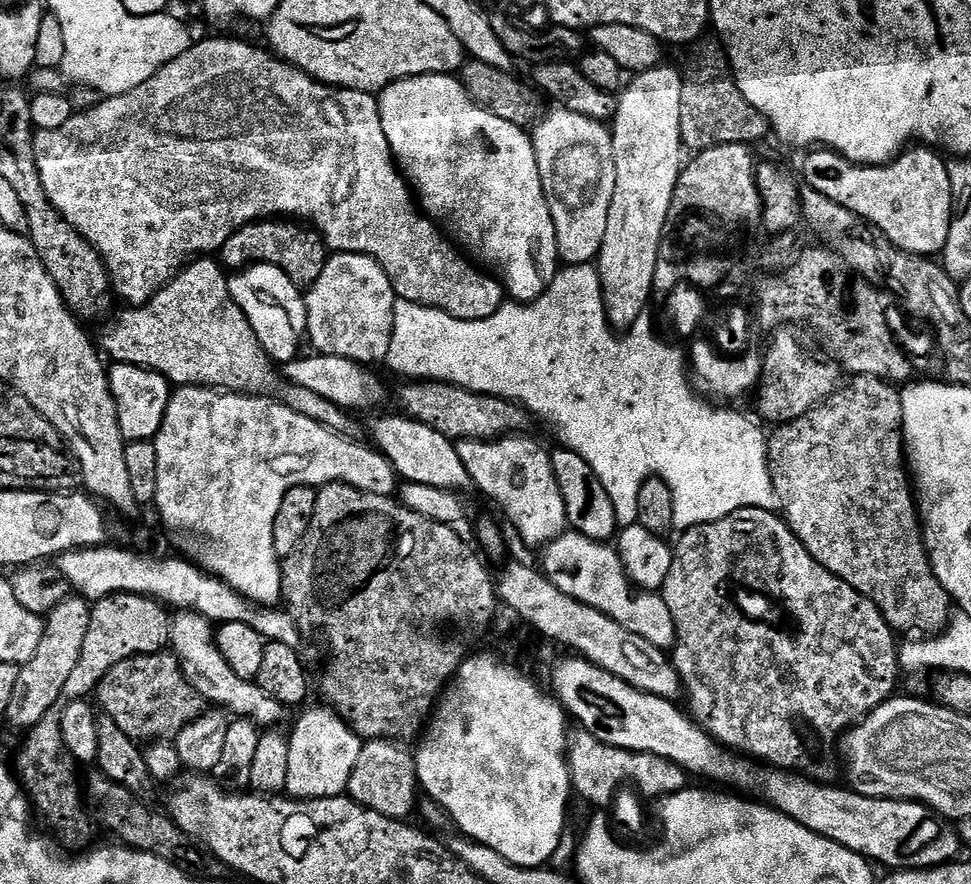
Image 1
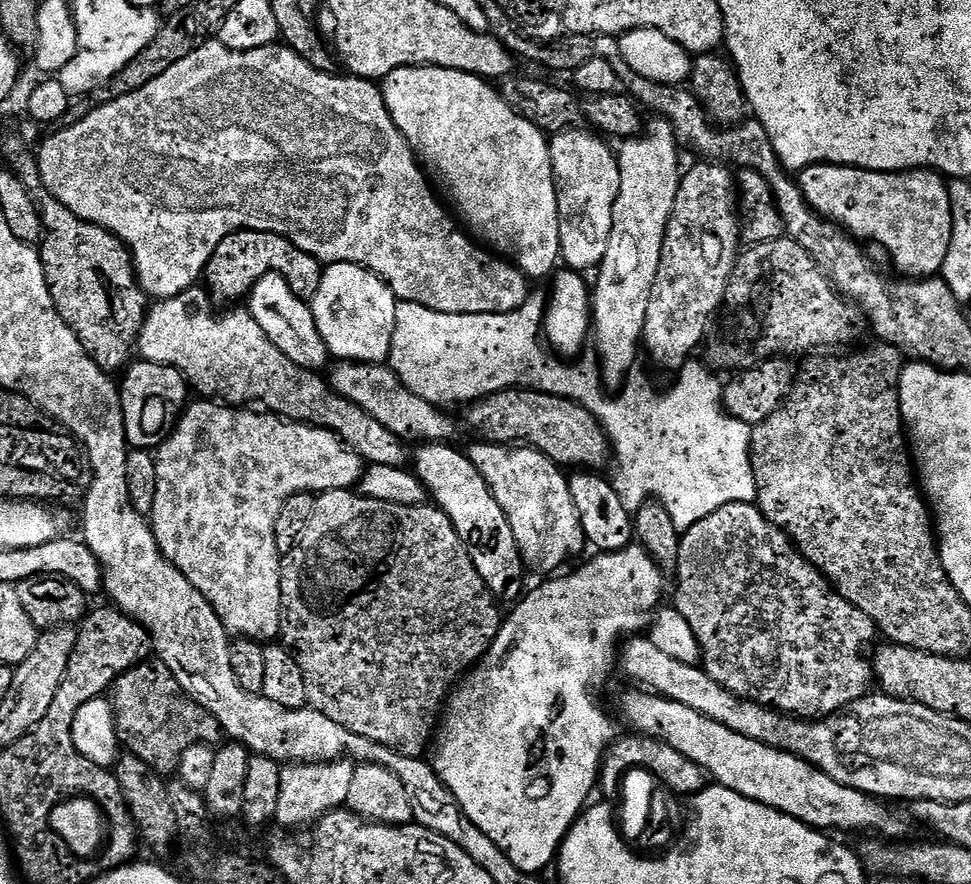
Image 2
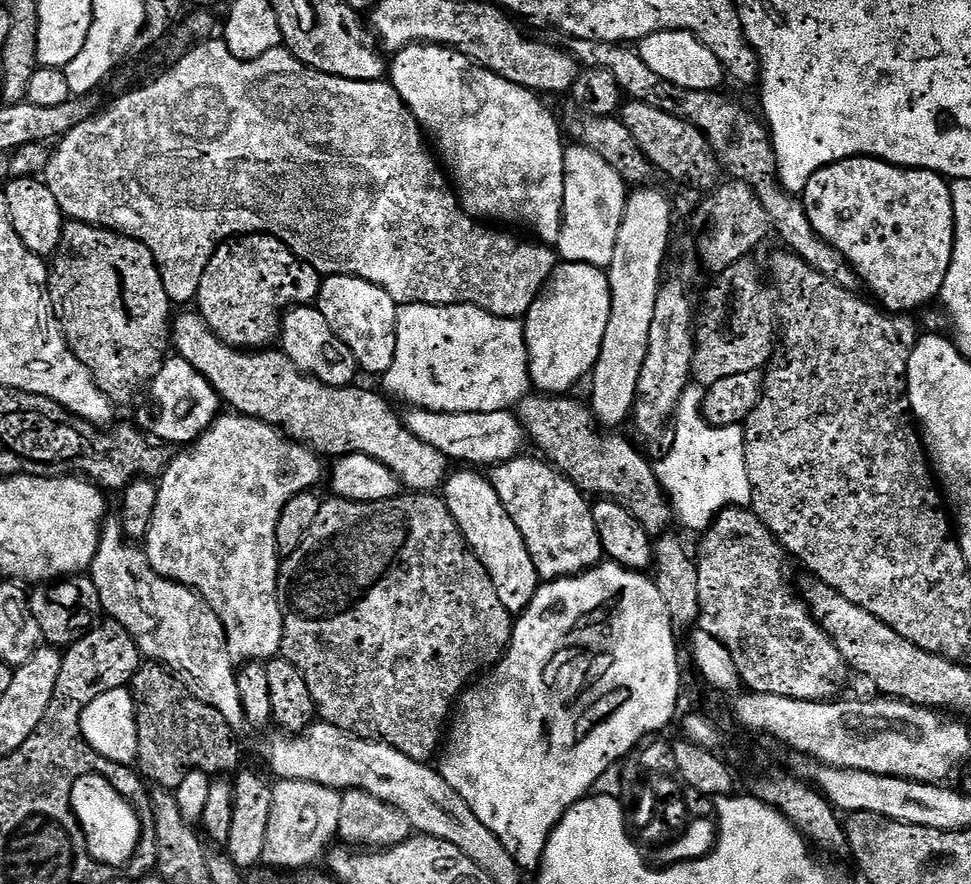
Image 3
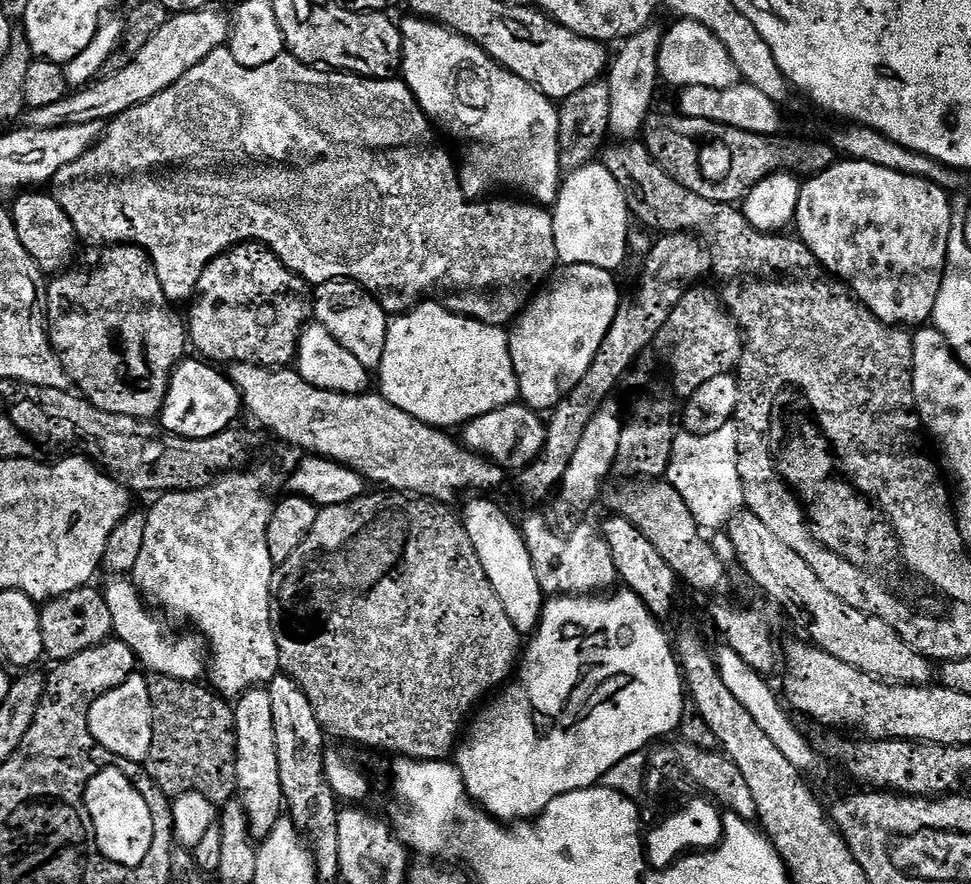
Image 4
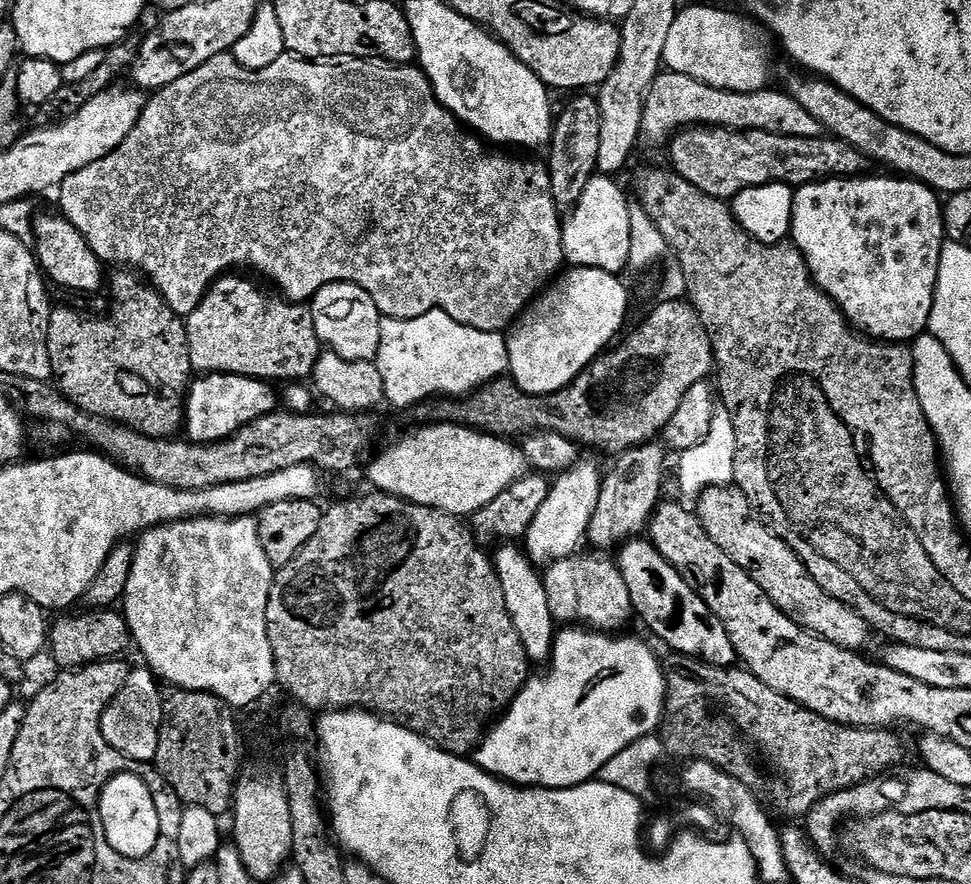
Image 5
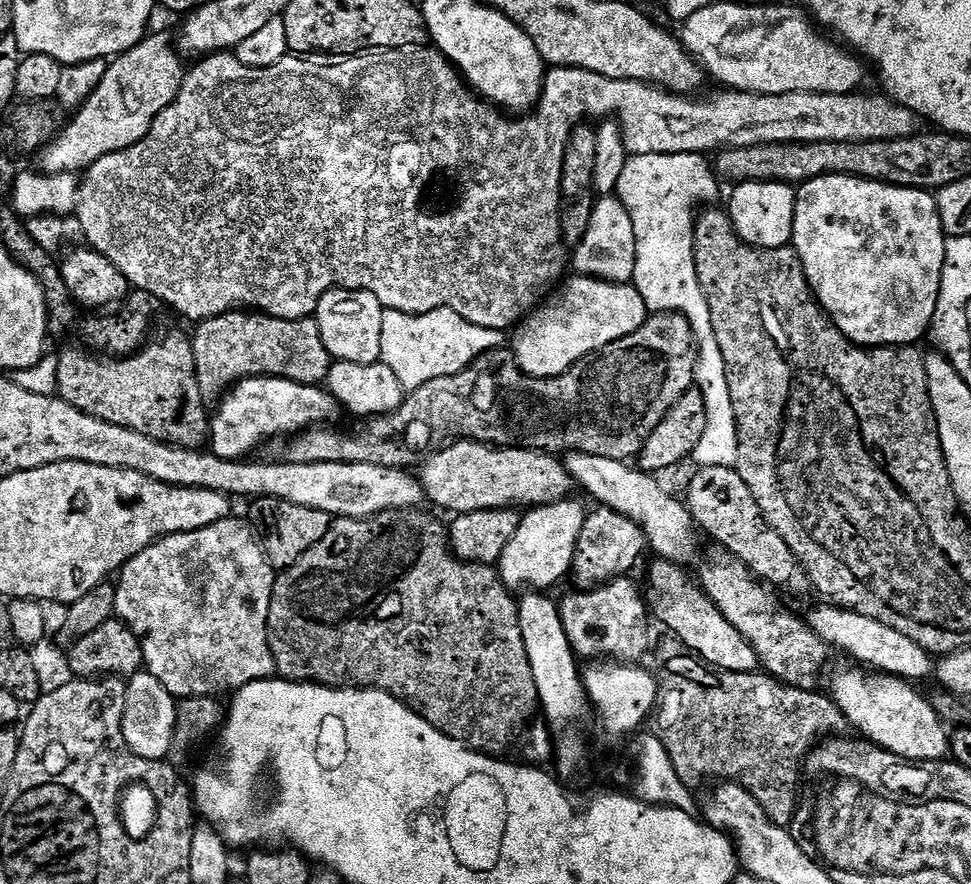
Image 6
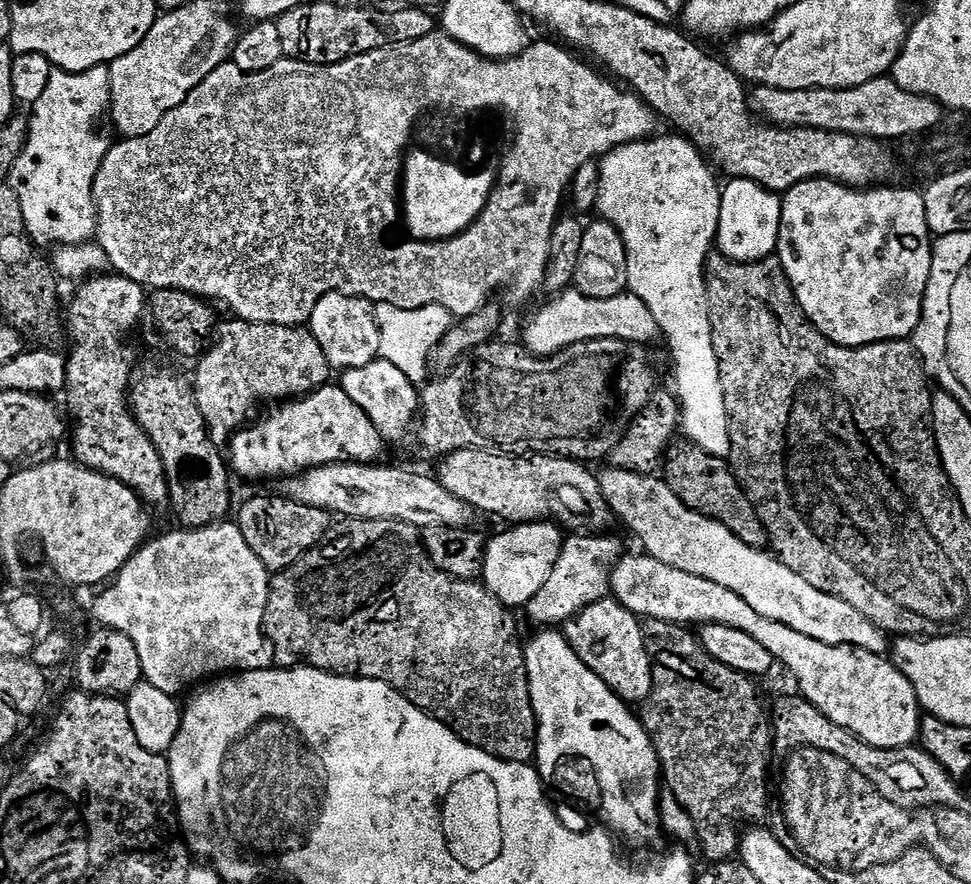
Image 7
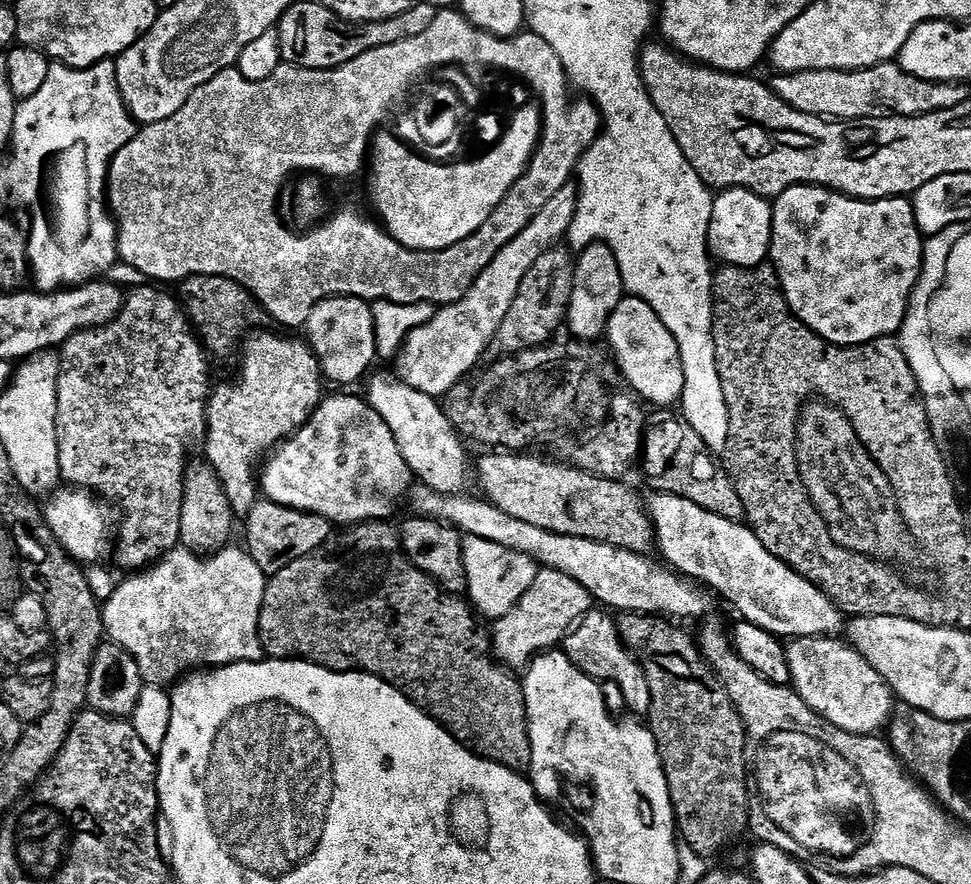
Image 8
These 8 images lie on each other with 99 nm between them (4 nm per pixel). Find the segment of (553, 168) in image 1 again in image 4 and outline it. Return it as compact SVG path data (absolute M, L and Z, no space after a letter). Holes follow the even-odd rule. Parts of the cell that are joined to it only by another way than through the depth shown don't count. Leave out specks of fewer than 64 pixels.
M593 162L581 168L571 169L563 177L560 193L551 213L554 222L556 258L561 265L585 264L586 266L598 266L613 274L619 273L619 268L623 266L624 259L628 256L630 213L622 186L618 186L618 182L614 182L614 174L610 174L606 165L602 162Z

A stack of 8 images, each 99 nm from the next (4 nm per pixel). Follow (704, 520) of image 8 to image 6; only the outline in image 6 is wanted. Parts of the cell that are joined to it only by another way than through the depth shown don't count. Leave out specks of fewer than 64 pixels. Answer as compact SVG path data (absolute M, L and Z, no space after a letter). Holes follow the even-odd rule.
M568 452L563 455L564 469L570 474L573 483L580 484L597 505L614 510L630 518L644 532L648 548L656 551L662 560L685 562L696 548L697 529L687 507L680 504L668 492L660 489L655 475L641 471L623 460L601 458L598 455ZM827 602L821 608L813 610L806 616L806 623L813 632L817 632L824 643L833 649L841 648L848 656L853 656L857 665L876 674L899 676L909 682L929 679L933 671L933 657L922 646L910 642L906 634L898 634L898 630L890 630L890 626L882 626L869 616L863 616L847 608L838 608Z

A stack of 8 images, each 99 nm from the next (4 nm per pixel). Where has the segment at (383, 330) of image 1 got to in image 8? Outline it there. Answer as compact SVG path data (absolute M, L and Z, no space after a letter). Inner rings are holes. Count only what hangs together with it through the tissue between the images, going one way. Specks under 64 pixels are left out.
M331 296L314 306L306 325L307 332L307 343L320 359L320 371L325 381L352 384L367 374L372 363L377 363L376 327L372 304L367 300L359 300L357 296Z

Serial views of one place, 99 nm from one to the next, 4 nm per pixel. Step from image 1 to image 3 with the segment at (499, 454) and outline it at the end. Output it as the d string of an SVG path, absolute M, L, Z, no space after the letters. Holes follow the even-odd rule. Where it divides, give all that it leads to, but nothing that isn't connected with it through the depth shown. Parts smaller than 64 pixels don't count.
M521 454L513 460L495 465L491 469L490 479L502 506L506 506L506 514L510 514L514 526L518 526L522 542L526 542L526 550L530 550L530 562L534 562L534 570L544 582L559 580L562 576L576 576L579 572L589 572L605 559L604 547L594 526L589 497L581 492L578 486L574 486L574 482L556 471L547 460L535 460L528 455Z

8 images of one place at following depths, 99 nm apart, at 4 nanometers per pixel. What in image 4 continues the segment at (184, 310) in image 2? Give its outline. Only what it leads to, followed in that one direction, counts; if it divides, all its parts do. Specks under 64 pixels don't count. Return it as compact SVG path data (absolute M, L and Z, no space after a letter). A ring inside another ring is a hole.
M234 364L230 368L232 385L240 392L240 399L246 412L249 412L261 429L269 428L280 440L305 448L305 453L336 460L360 473L365 481L385 484L385 489L396 494L411 494L417 498L427 498L437 502L451 501L452 492L472 492L468 494L488 494L506 476L505 469L486 456L471 452L464 447L455 435L432 428L418 418L398 410L385 396L369 390L358 396L347 396L341 392L322 390L310 386L301 378L299 371L291 367L264 368L260 364Z

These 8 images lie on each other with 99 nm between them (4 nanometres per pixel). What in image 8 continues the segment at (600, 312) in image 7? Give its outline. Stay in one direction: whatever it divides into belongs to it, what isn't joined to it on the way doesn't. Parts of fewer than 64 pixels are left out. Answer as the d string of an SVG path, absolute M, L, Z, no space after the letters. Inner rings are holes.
M628 296L621 300L608 319L606 340L612 343L610 352L619 375L621 372L628 379L629 386L637 392L635 395L641 401L649 400L652 404L681 403L684 394L684 371L678 342L646 301L637 296Z

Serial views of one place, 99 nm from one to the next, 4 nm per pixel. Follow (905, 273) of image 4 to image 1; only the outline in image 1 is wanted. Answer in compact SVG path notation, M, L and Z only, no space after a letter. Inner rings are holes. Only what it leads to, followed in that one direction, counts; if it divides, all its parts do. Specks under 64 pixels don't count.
M912 146L900 153L888 164L853 164L851 160L831 150L812 150L804 160L804 181L807 187L834 198L846 210L860 217L863 223L871 226L890 243L912 256L936 258L946 246L952 221L952 195L950 194L950 174L945 157L939 151L927 146Z

